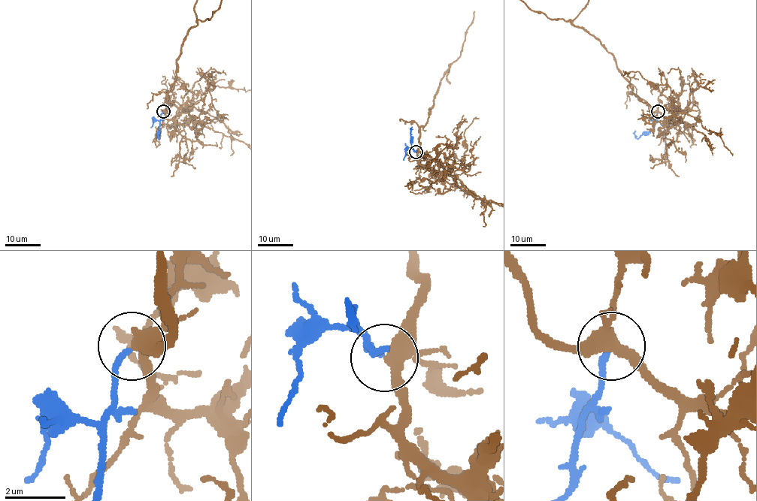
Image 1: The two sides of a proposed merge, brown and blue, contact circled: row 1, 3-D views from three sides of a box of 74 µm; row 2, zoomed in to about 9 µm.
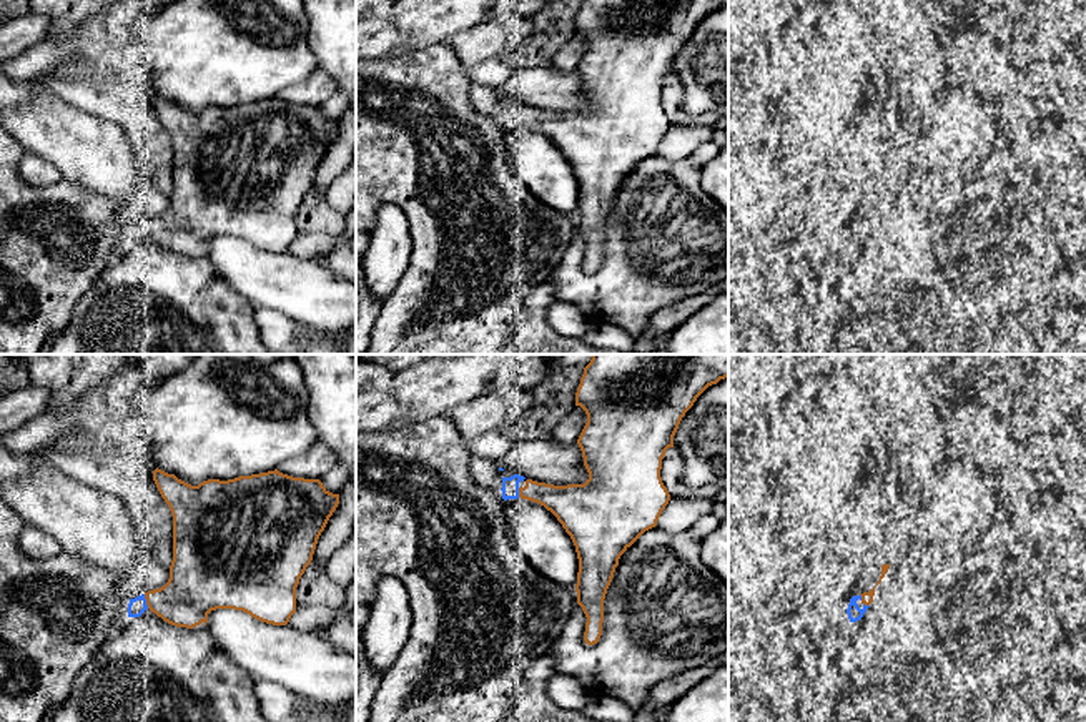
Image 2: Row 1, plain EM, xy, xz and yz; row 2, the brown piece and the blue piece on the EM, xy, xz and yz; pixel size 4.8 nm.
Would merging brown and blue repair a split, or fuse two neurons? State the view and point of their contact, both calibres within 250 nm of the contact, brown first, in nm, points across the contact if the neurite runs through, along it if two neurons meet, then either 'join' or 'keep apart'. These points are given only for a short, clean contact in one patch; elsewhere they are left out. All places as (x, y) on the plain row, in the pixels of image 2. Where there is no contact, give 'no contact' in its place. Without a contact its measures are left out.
contact xy (147, 228); calibres 280 and 90 nm; join

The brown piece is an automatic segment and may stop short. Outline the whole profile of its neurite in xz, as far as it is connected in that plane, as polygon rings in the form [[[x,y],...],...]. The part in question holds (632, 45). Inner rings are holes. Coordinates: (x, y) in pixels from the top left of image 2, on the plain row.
[[[584,0],[575,33],[587,42],[577,67],[589,106],[584,111],[554,113],[514,101],[502,105],[502,126],[527,126],[544,133],[570,163],[577,186],[577,231],[587,250],[584,268],[599,270],[604,250],[604,226],[620,183],[657,148],[670,128],[662,110],[662,87],[674,75],[674,63],[685,40],[712,12],[728,0]]]

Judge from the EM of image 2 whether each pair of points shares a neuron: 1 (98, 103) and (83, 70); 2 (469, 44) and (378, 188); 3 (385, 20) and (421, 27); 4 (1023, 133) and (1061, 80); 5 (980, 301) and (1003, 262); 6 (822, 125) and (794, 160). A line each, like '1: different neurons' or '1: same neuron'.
1: different neurons
2: different neurons
3: same neuron
4: different neurons
5: same neuron
6: different neurons

